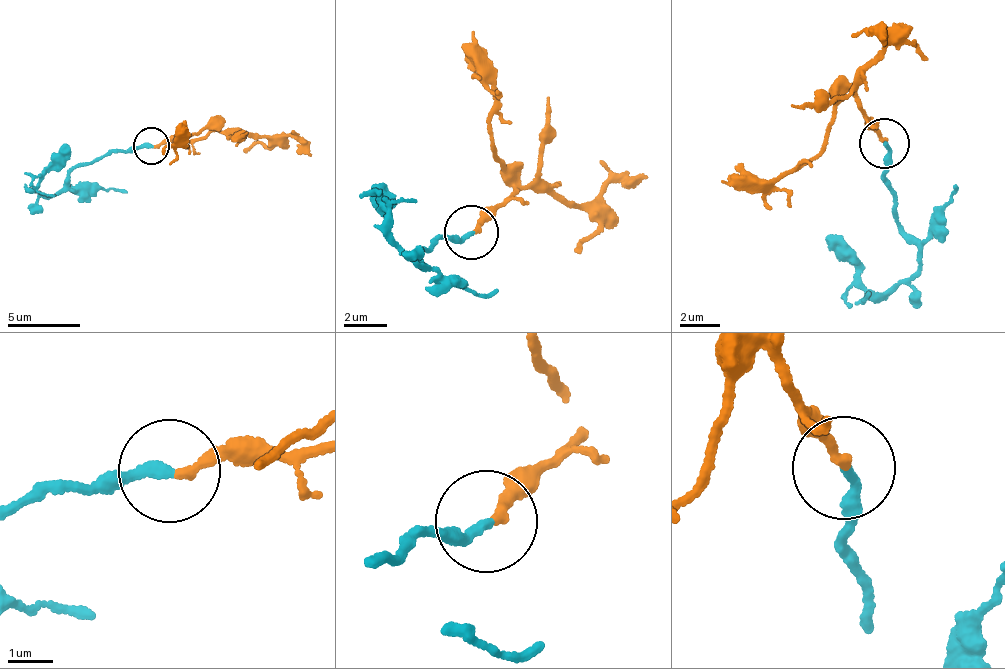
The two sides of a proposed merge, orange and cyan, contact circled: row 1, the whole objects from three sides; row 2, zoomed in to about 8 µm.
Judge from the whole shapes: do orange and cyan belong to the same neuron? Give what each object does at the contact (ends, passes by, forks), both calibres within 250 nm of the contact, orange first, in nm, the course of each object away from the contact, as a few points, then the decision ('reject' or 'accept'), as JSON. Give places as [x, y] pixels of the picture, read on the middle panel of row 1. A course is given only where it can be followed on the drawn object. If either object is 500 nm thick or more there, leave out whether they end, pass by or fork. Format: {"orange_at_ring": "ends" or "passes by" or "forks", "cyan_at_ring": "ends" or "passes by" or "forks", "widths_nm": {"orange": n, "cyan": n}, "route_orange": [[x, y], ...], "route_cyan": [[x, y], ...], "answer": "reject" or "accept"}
{"orange_at_ring": "ends", "cyan_at_ring": "ends", "widths_nm": {"orange": 220, "cyan": 220}, "route_orange": [[473, 233], [515, 184], [493, 144], [491, 83], [486, 59], [471, 32]], "route_cyan": [[473, 233], [435, 243], [415, 258], [419, 265], [398, 251], [390, 228], [390, 210], [376, 183]], "answer": "accept"}

